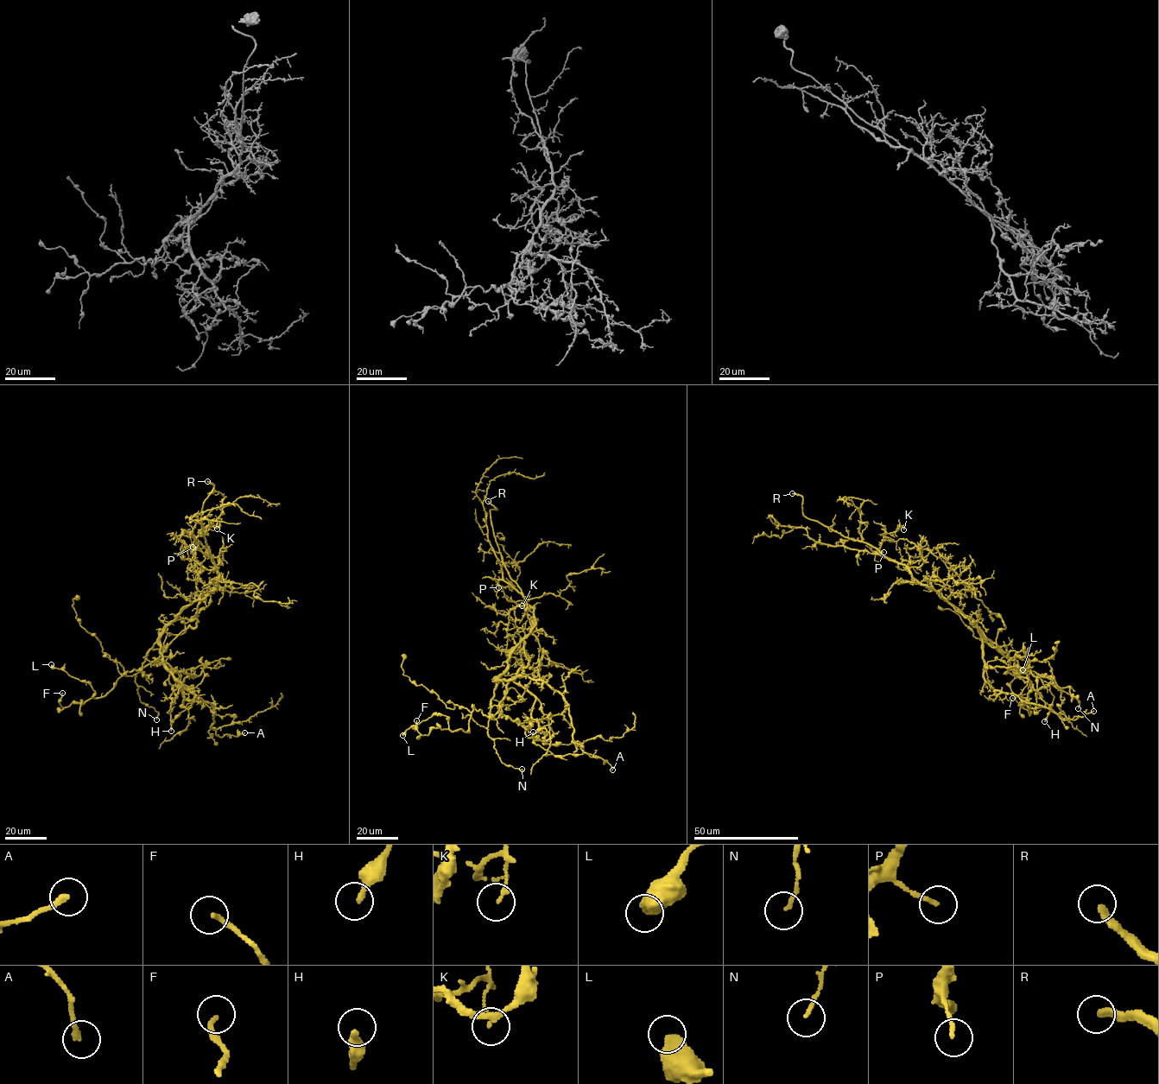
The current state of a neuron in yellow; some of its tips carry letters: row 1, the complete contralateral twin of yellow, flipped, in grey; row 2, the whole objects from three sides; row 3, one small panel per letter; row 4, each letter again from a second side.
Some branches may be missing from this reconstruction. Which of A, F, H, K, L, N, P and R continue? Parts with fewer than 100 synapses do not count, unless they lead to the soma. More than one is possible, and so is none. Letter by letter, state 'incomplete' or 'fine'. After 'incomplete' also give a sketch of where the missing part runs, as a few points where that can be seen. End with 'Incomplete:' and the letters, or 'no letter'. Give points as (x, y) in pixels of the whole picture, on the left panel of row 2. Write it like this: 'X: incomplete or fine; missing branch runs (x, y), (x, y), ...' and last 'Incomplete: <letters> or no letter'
A: fine
F: fine
H: fine
K: fine
L: fine
N: fine
P: fine
R: incomplete; missing branch runs (207, 481), (217, 482), (218, 484)
Incomplete: R

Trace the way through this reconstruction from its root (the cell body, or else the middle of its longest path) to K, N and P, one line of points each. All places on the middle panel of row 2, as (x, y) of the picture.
K: (510, 654), (531, 631), (535, 618), (533, 608), (523, 597), (508, 583), (498, 580), (508, 600), (522, 605)
N: (510, 654), (506, 668), (495, 681), (487, 732), (493, 740), (500, 760), (515, 769), (522, 769)
P: (510, 654), (531, 631), (535, 618), (533, 608), (513, 587), (501, 580), (497, 582), (498, 587)

